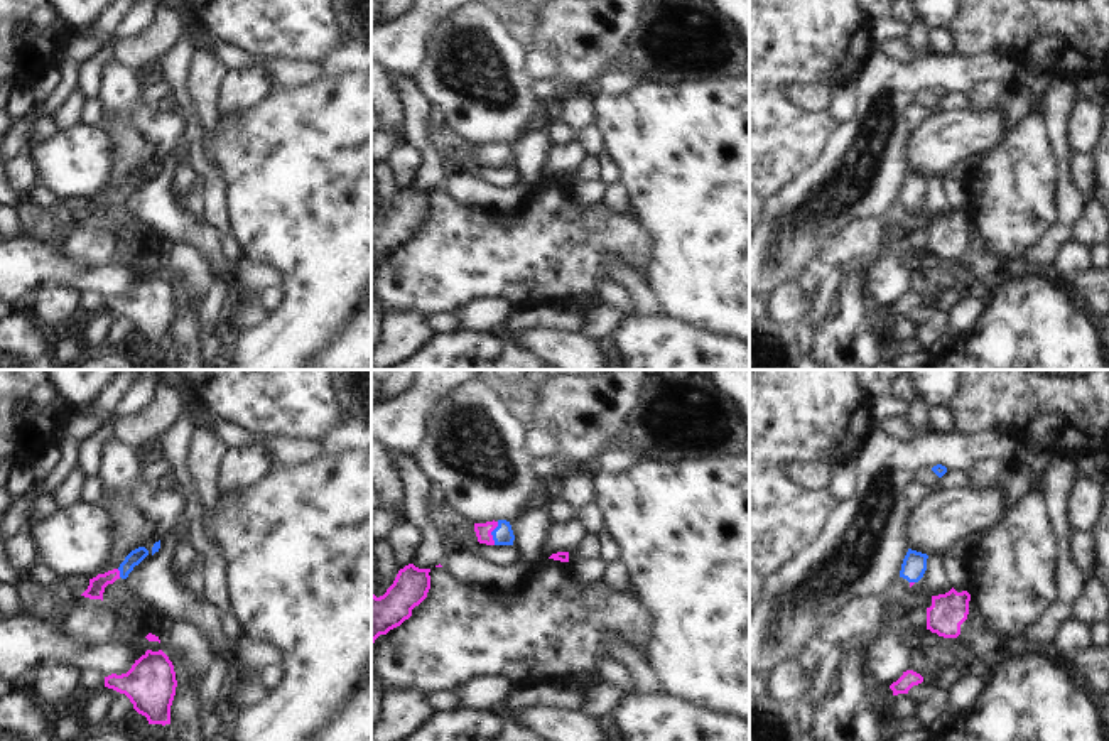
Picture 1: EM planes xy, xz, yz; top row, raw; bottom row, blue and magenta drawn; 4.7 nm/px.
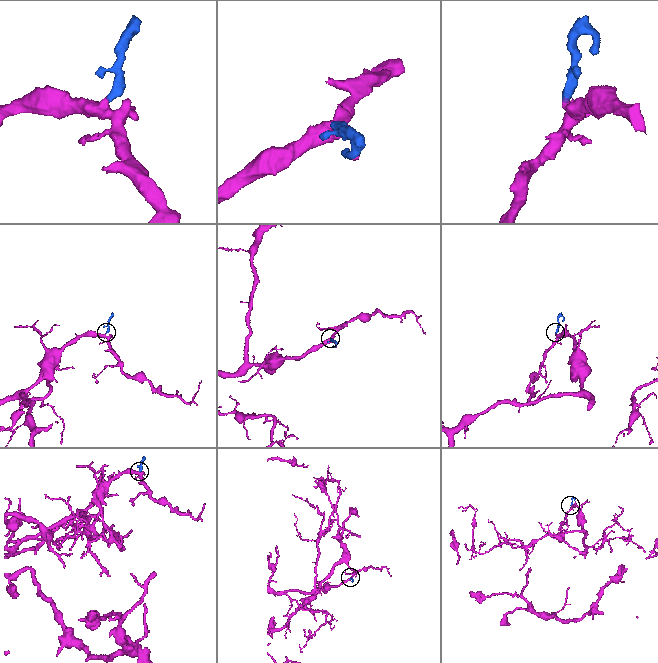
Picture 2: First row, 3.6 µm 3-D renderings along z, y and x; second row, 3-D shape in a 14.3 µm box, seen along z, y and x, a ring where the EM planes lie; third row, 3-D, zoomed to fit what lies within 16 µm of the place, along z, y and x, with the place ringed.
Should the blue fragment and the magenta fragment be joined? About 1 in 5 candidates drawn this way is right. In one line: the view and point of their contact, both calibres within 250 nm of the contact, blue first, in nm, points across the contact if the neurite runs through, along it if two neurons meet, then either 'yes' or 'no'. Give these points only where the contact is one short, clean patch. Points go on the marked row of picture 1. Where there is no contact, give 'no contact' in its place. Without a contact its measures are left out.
contact xz (492, 534); calibres 100 and 80 nm; way xz (503, 535), (492, 534), (483, 530); yes

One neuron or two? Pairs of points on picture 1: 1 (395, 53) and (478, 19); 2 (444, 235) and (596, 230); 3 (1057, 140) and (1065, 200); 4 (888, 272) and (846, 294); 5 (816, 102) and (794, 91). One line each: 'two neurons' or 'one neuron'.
1: two neurons
2: one neuron
3: one neuron
4: two neurons
5: one neuron

